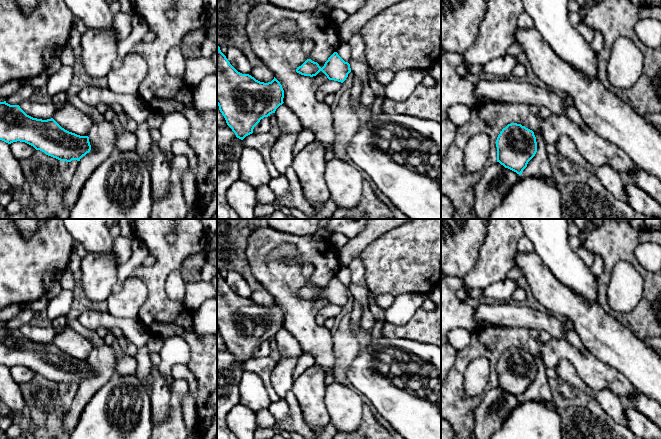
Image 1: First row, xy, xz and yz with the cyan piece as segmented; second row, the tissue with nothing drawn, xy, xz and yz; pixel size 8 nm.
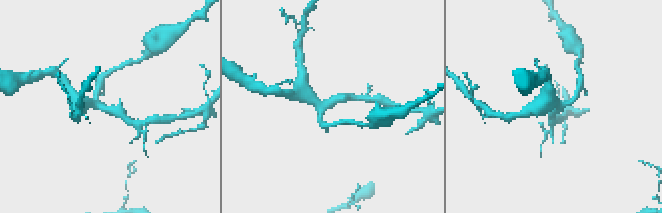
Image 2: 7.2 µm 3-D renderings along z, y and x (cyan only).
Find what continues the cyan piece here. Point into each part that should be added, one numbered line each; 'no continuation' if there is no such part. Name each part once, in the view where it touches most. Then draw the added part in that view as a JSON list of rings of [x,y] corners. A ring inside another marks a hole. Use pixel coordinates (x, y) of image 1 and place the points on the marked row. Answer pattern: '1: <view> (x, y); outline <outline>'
no continuation

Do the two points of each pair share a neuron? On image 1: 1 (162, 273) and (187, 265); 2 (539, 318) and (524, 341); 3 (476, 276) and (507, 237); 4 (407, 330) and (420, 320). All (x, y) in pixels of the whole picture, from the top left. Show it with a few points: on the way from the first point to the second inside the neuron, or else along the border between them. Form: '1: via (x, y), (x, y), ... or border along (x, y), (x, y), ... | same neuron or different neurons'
1: border along (200, 252), (191, 254), (164, 282) | different neurons
2: border along (506, 327), (526, 327), (529, 330) | different neurons
3: via (486, 266), (497, 255), (500, 247) | same neuron
4: via (410, 330), (417, 323) | same neuron

